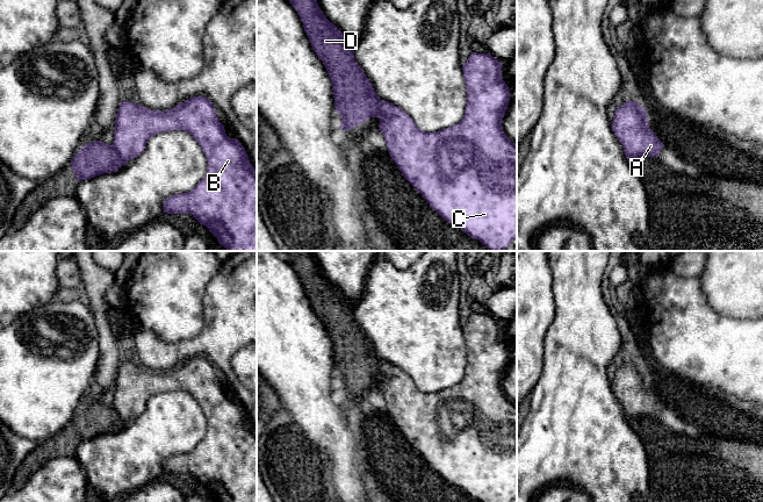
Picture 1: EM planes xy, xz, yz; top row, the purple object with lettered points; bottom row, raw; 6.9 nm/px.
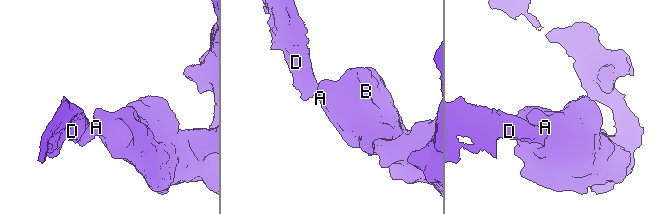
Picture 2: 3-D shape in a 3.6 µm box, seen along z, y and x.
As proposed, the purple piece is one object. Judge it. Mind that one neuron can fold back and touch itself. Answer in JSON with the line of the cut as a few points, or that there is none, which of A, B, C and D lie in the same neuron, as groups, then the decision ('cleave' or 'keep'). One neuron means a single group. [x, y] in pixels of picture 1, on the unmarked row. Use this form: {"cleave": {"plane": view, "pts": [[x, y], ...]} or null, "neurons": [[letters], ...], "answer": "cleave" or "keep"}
{"cleave": {"plane": "xy", "pts": [[112, 406], [127, 421]]}, "neurons": [["A", "B", "C"], ["D"]], "answer": "cleave"}

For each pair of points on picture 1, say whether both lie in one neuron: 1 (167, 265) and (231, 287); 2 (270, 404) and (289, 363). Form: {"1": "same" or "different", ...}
{"1": "different", "2": "different"}

